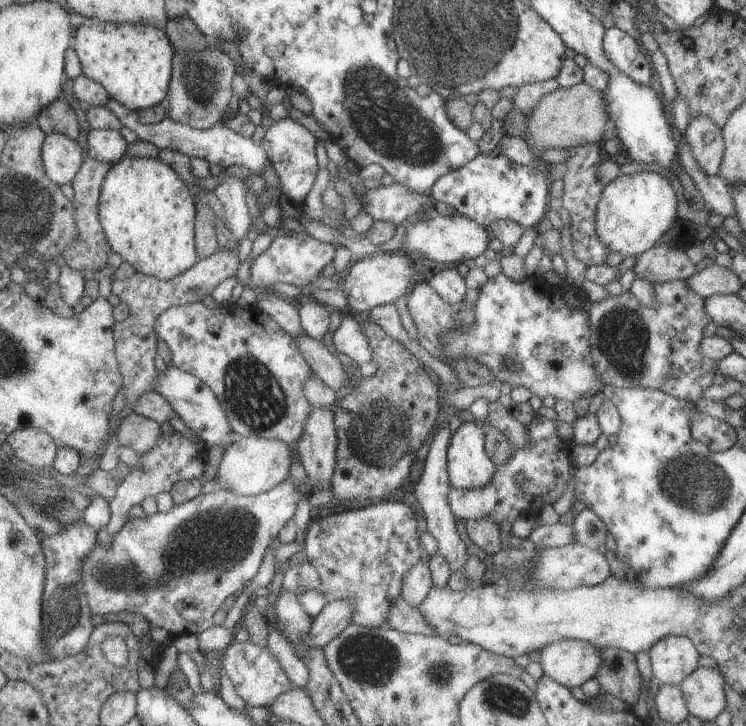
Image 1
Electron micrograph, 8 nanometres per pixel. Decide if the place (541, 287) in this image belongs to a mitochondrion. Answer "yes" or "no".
no

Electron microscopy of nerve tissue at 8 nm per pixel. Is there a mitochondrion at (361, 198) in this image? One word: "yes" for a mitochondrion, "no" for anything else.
no

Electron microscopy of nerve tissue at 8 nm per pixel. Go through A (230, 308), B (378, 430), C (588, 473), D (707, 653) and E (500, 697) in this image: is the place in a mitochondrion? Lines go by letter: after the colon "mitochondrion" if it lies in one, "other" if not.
A: other
B: mitochondrion
C: other
D: other
E: mitochondrion

